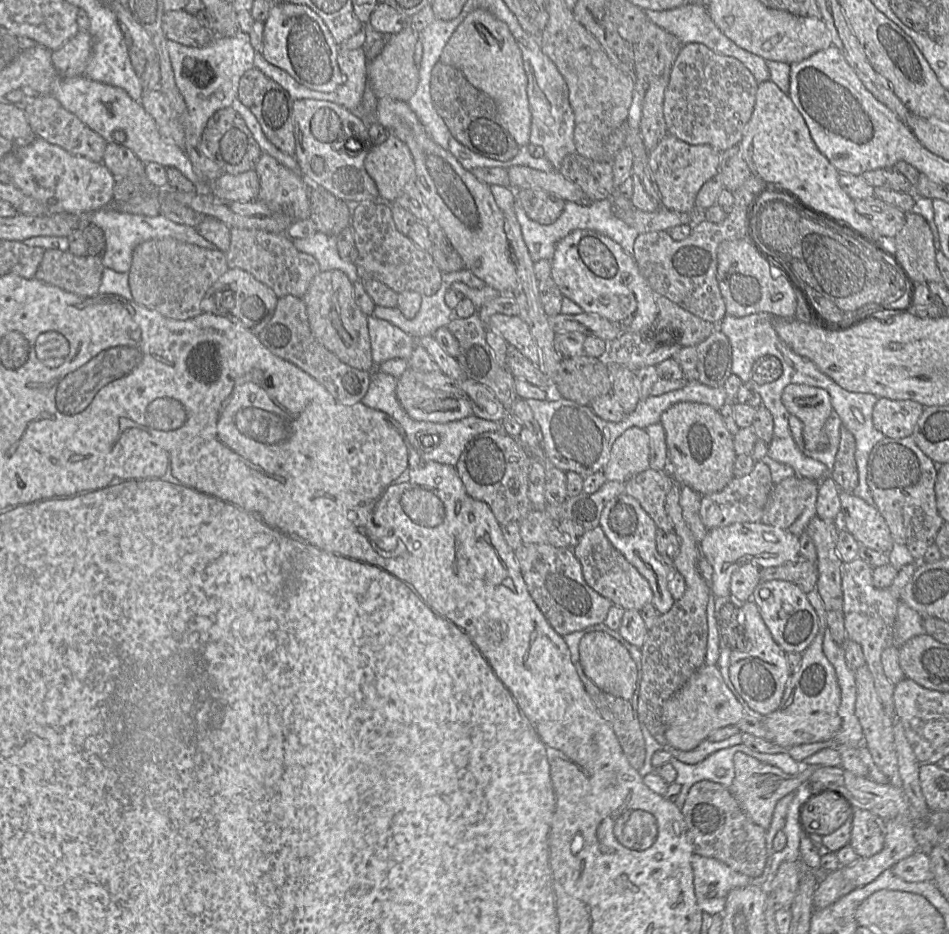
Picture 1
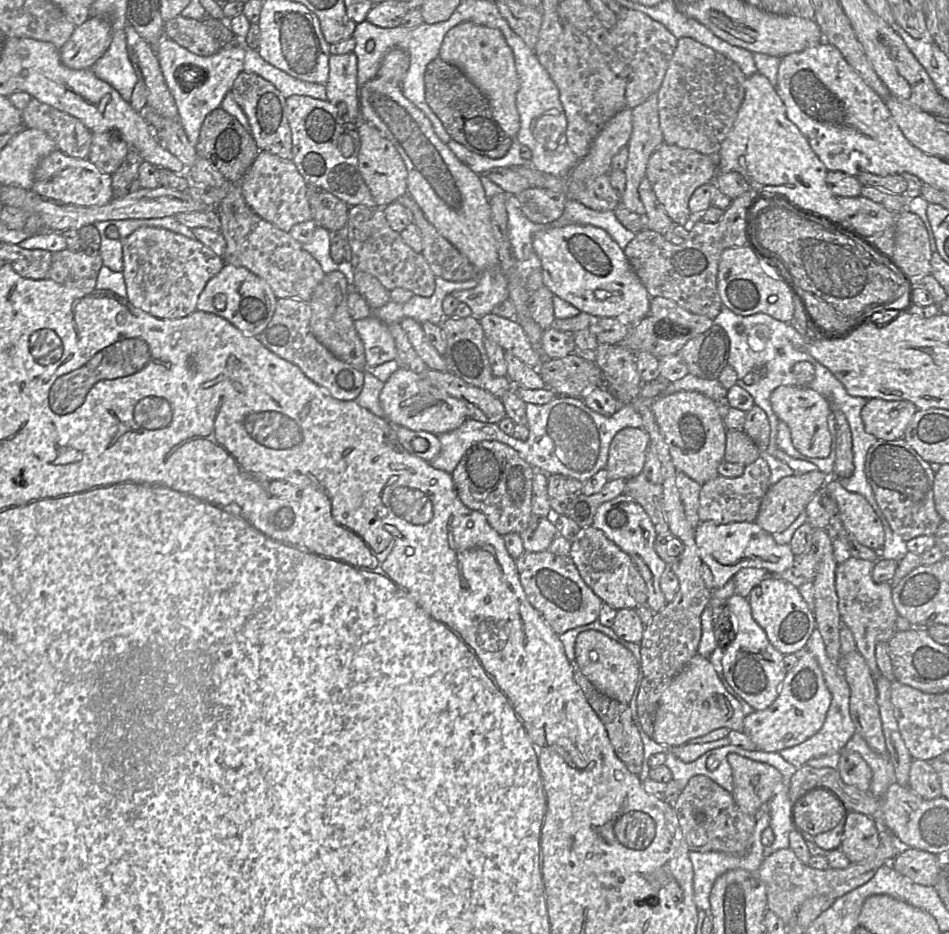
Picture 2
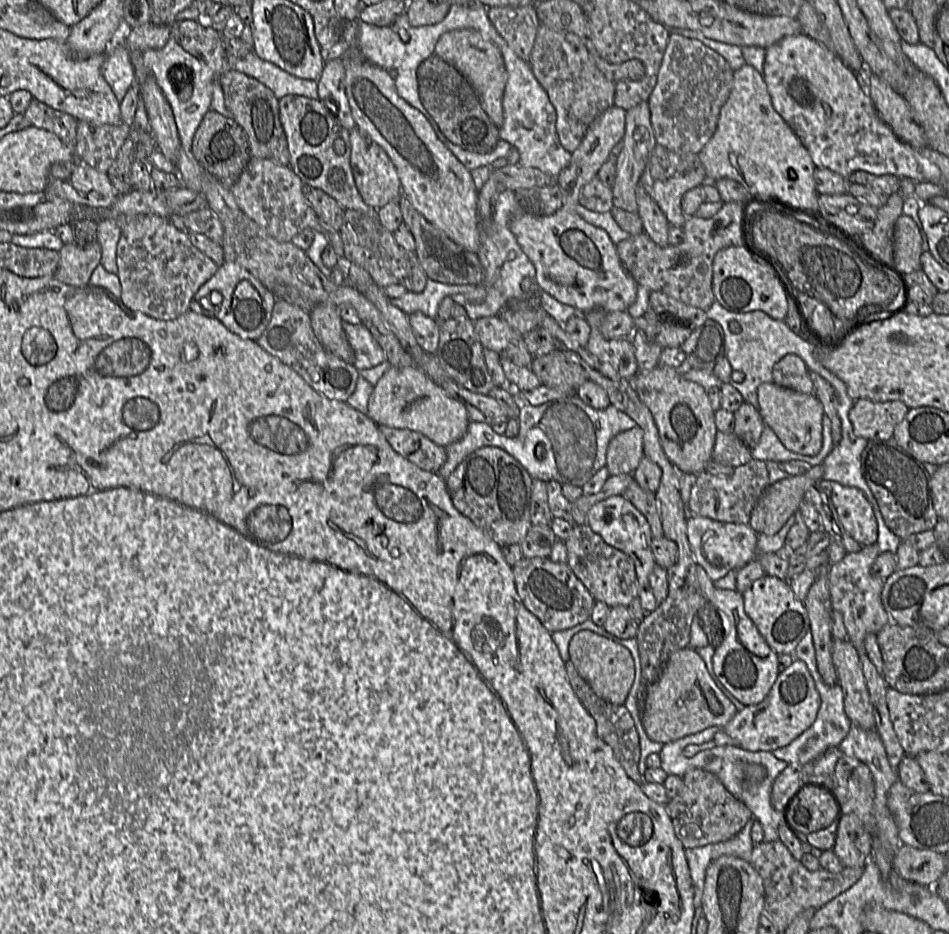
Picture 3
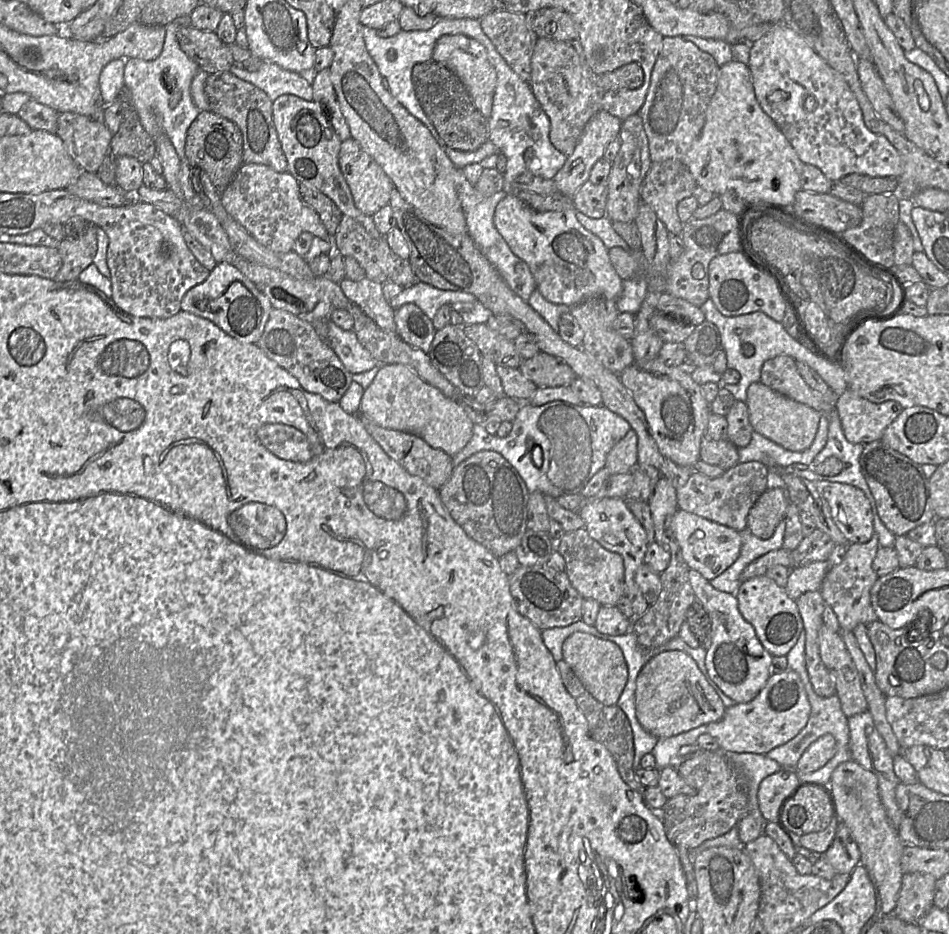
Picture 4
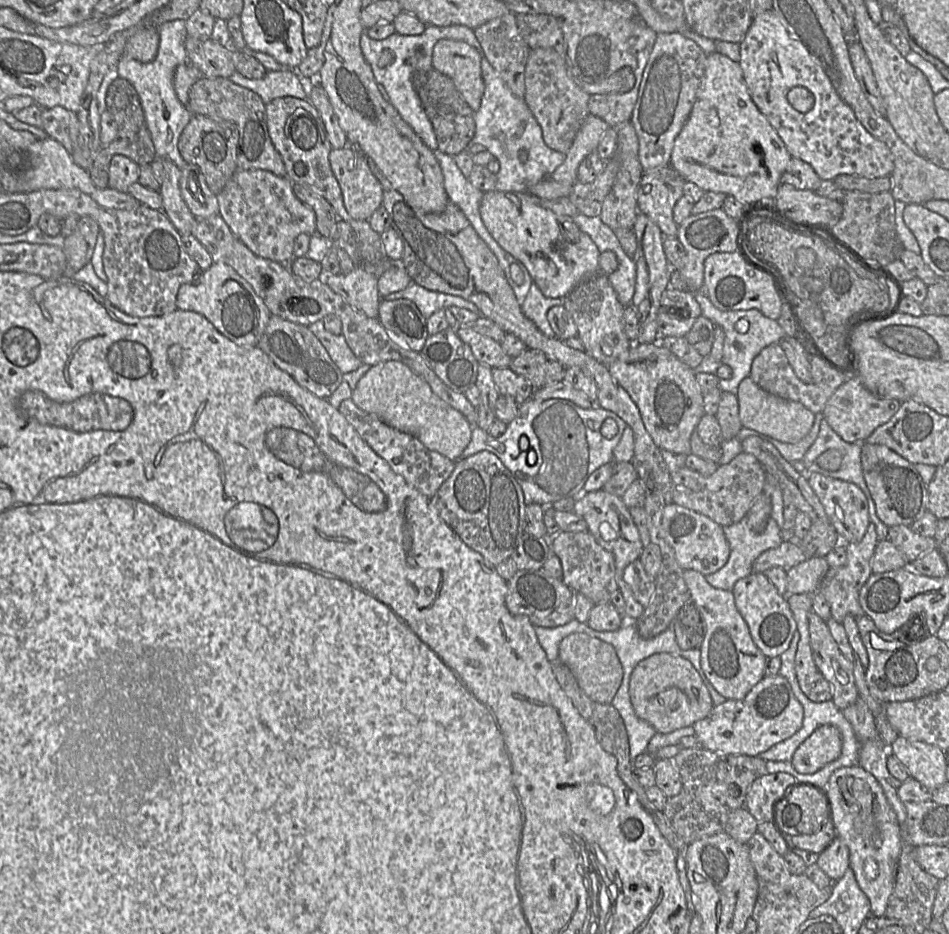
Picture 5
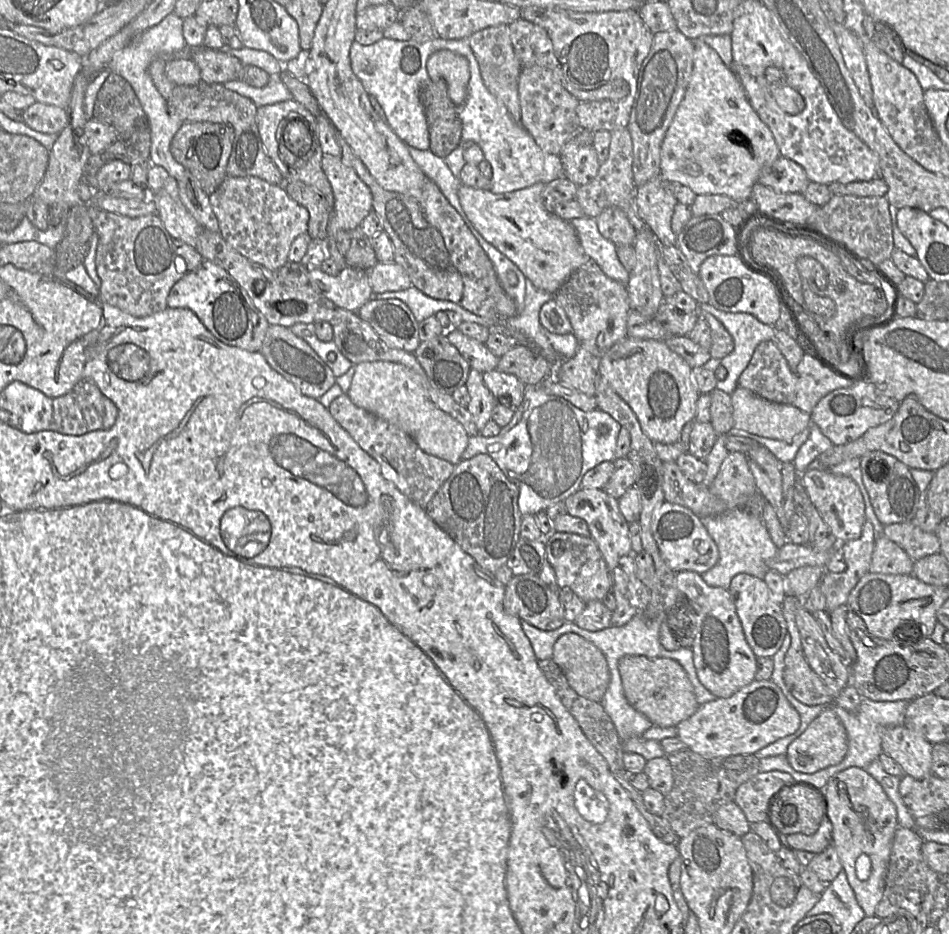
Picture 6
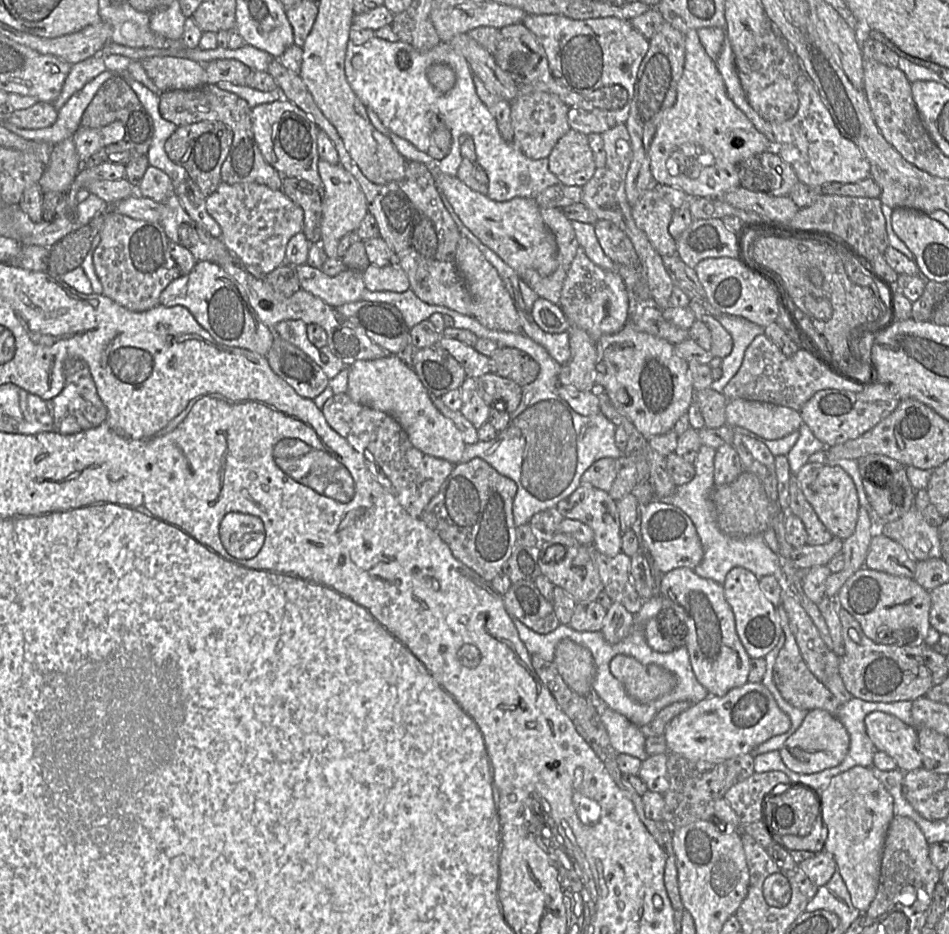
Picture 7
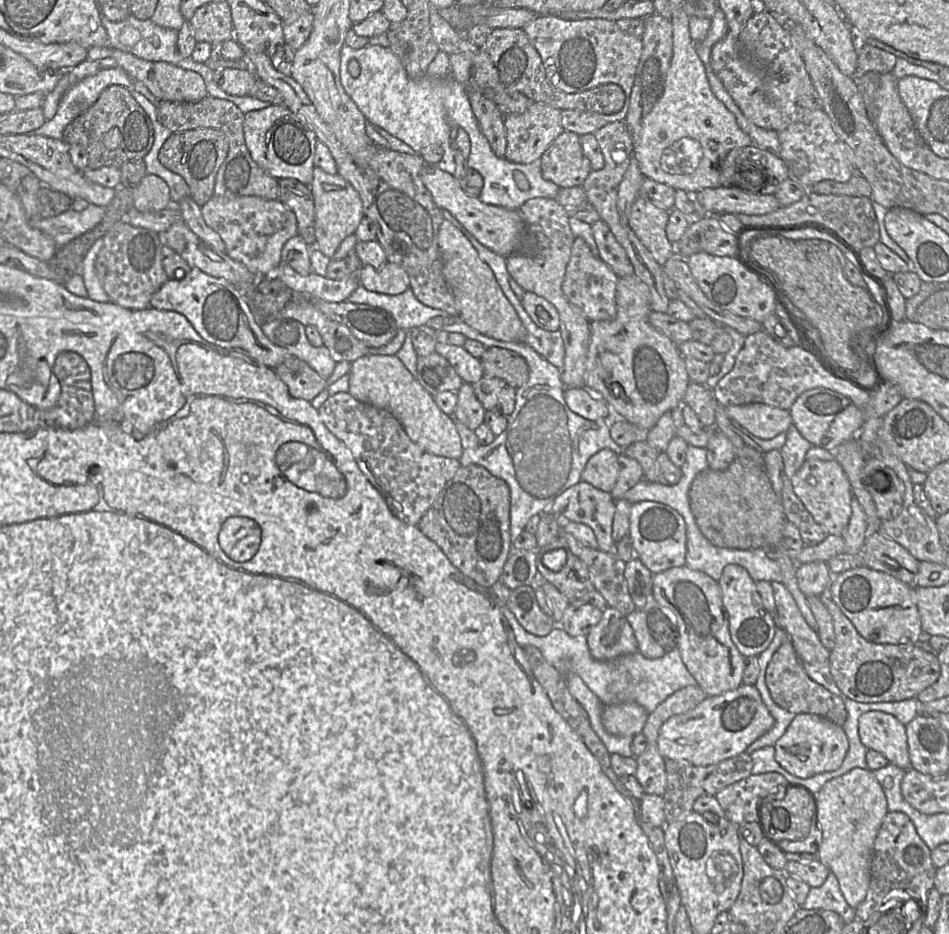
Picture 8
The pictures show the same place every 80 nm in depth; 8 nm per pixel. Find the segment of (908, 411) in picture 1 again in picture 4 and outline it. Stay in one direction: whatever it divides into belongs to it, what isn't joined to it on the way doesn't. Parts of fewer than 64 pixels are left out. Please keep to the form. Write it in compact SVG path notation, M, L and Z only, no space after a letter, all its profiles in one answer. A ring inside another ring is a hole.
M849 388L837 397L835 409L843 433L852 444L881 440L886 428L903 410L896 401L873 403L856 395Z

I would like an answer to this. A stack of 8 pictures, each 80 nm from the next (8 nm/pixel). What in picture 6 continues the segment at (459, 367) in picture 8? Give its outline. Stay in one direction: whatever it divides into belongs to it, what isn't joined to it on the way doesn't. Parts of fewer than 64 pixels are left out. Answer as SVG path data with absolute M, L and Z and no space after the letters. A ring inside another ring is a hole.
M457 328L447 332L447 338L458 349L471 369L483 374L496 369L499 358L484 343L469 338Z

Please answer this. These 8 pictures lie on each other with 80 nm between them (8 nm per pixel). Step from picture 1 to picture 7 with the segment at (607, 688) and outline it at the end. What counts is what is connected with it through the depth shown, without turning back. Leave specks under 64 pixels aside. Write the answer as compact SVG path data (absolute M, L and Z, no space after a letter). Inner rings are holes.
M565 638L558 642L553 662L565 683L578 695L588 697L596 670L590 650Z

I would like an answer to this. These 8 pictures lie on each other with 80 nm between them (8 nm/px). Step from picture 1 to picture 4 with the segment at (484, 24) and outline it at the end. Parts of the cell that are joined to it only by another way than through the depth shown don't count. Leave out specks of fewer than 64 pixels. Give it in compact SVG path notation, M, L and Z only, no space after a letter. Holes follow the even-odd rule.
M462 34L443 35L435 43L431 59L444 65L460 78L477 109L488 119L492 112L497 74L488 59L485 47Z

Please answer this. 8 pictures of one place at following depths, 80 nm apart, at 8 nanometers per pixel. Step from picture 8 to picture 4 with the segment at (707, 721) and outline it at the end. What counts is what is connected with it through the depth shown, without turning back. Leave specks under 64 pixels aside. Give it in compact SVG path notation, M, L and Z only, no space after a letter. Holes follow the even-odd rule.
M787 669L771 675L758 695L748 703L726 708L723 717L706 725L706 734L716 739L720 750L735 753L756 753L766 755L781 746L806 726L811 706L803 682L797 672Z

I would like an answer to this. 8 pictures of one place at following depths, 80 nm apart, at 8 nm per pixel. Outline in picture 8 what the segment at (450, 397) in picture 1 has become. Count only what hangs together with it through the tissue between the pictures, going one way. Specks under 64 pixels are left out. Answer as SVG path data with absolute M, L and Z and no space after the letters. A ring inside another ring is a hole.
M369 354L351 363L348 393L356 400L390 412L403 426L408 437L420 448L437 456L459 460L463 448L453 422L453 417L443 413L419 381L407 370L401 360L394 355Z

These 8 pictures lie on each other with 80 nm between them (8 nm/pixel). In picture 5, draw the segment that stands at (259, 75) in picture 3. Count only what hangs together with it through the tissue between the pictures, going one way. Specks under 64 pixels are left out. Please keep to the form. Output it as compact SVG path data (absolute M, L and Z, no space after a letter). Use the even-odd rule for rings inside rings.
M282 68L278 71L267 71L261 79L248 79L236 71L229 79L257 93L265 104L286 96L309 99L309 90L301 82L296 69Z

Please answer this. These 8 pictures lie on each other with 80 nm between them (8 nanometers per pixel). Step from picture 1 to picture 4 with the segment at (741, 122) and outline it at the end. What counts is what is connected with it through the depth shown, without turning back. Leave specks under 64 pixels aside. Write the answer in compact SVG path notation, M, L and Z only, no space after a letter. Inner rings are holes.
M682 36L663 38L661 51L652 70L645 102L638 112L648 138L652 162L682 160L705 124L706 110L717 88L719 69L720 66L710 54Z

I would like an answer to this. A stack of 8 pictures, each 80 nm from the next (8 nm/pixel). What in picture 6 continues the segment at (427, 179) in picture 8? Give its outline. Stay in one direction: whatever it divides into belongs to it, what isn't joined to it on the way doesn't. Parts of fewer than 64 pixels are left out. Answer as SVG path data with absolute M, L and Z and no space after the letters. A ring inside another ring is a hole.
M537 183L523 190L494 194L491 191L461 184L458 197L468 220L488 243L513 262L536 288L549 294L556 294L569 276L591 259L584 253L571 223L545 209L541 199L543 188L544 184Z

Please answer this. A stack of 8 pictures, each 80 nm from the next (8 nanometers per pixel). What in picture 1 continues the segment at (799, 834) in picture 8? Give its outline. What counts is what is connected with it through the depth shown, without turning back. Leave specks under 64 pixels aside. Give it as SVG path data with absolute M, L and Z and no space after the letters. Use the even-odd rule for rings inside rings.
M824 791L802 799L800 824L807 834L826 836L841 827L853 810L850 803L837 792Z

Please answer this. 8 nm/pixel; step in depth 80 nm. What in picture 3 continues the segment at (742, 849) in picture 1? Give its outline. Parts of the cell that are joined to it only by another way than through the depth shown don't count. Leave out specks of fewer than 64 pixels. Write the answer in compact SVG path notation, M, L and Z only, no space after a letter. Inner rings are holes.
M693 768L683 778L683 787L666 804L675 834L685 849L697 848L731 839L753 819L749 808L735 798L713 773Z

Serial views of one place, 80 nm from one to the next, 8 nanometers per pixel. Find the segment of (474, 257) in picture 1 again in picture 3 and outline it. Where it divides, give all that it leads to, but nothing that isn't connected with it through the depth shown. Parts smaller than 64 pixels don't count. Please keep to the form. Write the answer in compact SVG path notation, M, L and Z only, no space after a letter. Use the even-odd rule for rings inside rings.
M344 20L341 34L341 40L347 45L347 50L341 57L345 68L345 92L356 127L387 153L396 168L402 194L414 208L456 244L470 252L477 253L481 233L478 213L479 191L470 171L438 139L427 118L399 96L394 78L387 71L363 57L358 45L358 23L359 20Z

